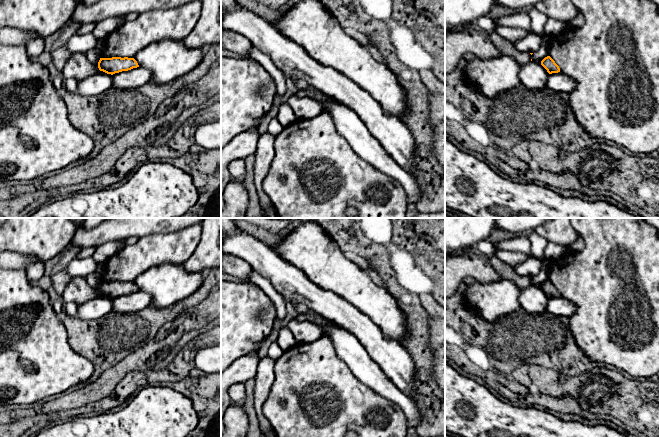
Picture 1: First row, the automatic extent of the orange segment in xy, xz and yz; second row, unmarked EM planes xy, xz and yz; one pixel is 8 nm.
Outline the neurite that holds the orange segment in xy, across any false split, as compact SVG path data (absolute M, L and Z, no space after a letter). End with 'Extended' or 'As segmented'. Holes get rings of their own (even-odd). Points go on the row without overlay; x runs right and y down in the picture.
M128 281L100 282L98 286L99 294L111 299L137 291L139 291L137 285Z. As segmented

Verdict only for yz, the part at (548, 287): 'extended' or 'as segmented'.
as segmented

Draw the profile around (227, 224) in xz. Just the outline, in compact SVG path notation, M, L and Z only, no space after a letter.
M221 218L221 231L234 233L240 228L235 224L233 218Z

